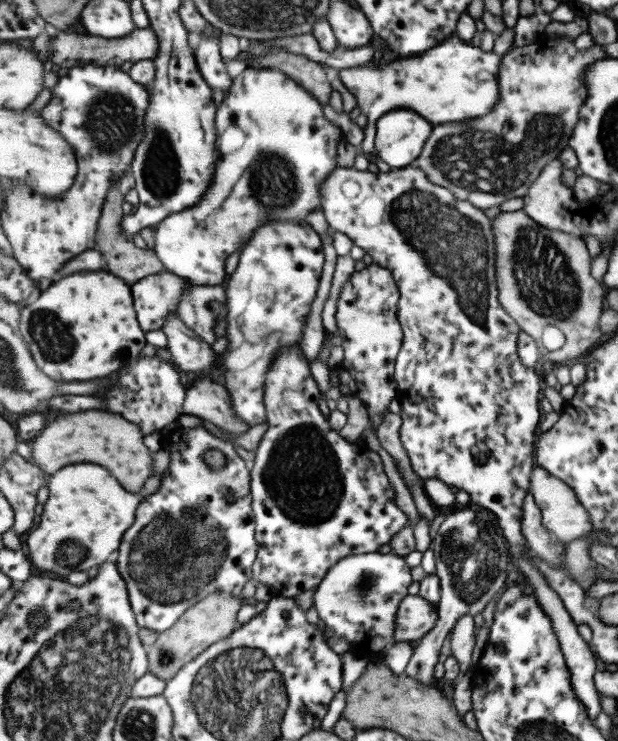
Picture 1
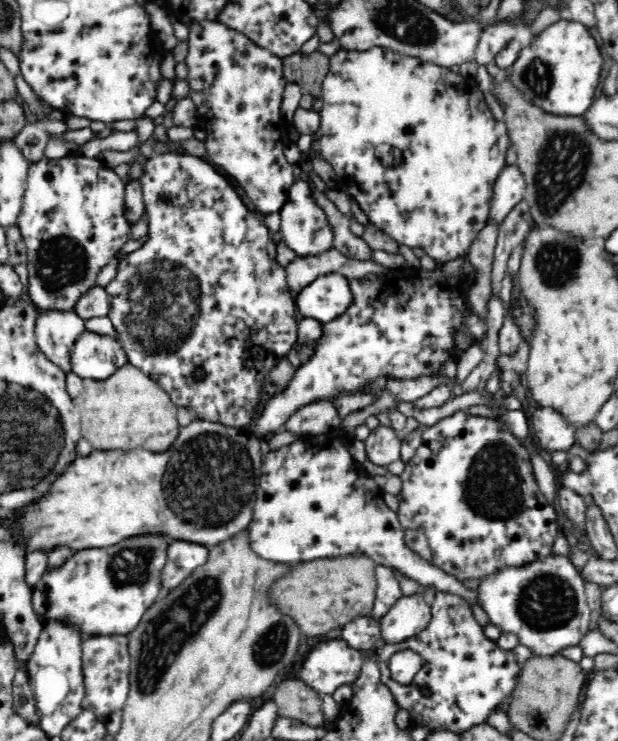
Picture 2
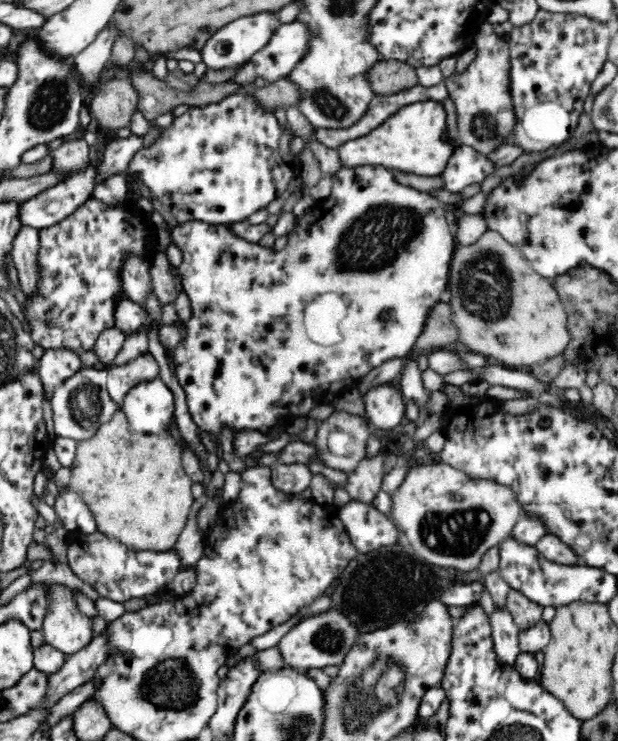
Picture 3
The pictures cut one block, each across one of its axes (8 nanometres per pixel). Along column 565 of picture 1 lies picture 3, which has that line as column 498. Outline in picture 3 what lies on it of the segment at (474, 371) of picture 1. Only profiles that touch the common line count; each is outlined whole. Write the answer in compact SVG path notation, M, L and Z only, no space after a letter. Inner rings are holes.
M496 607L491 618L492 637L494 637L494 651L501 662L515 664L516 656L520 654L520 629L514 622L512 613L504 607Z

